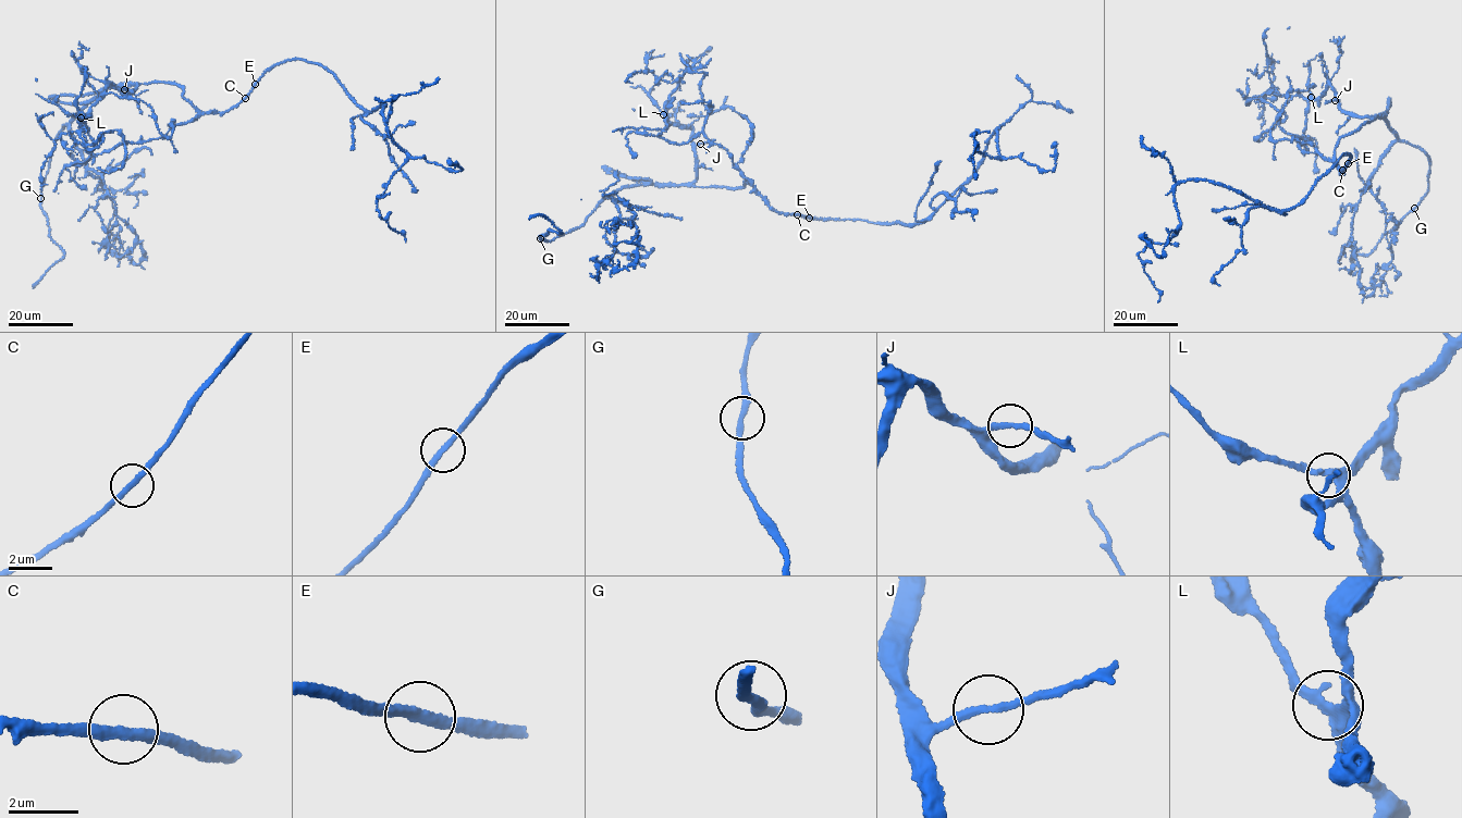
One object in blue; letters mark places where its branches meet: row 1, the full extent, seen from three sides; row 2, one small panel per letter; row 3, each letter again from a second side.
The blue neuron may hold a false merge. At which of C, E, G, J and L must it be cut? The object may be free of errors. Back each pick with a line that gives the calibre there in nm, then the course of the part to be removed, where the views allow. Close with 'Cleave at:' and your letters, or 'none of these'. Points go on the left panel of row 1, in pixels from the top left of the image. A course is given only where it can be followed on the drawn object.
Cleave at: none of these

